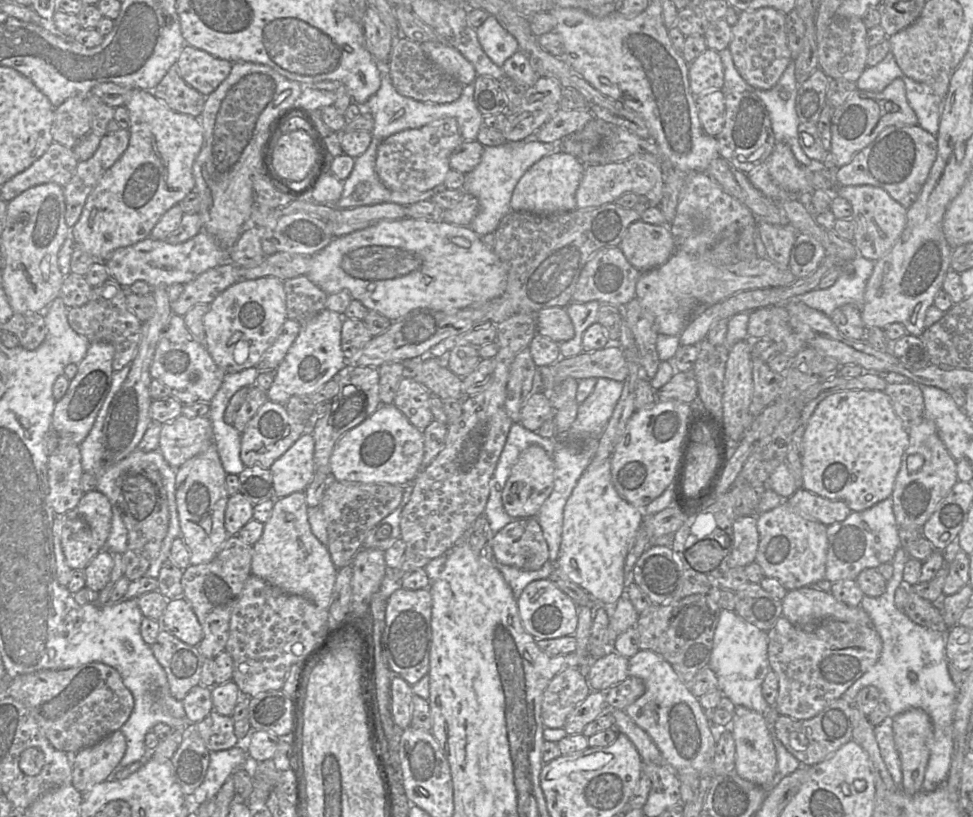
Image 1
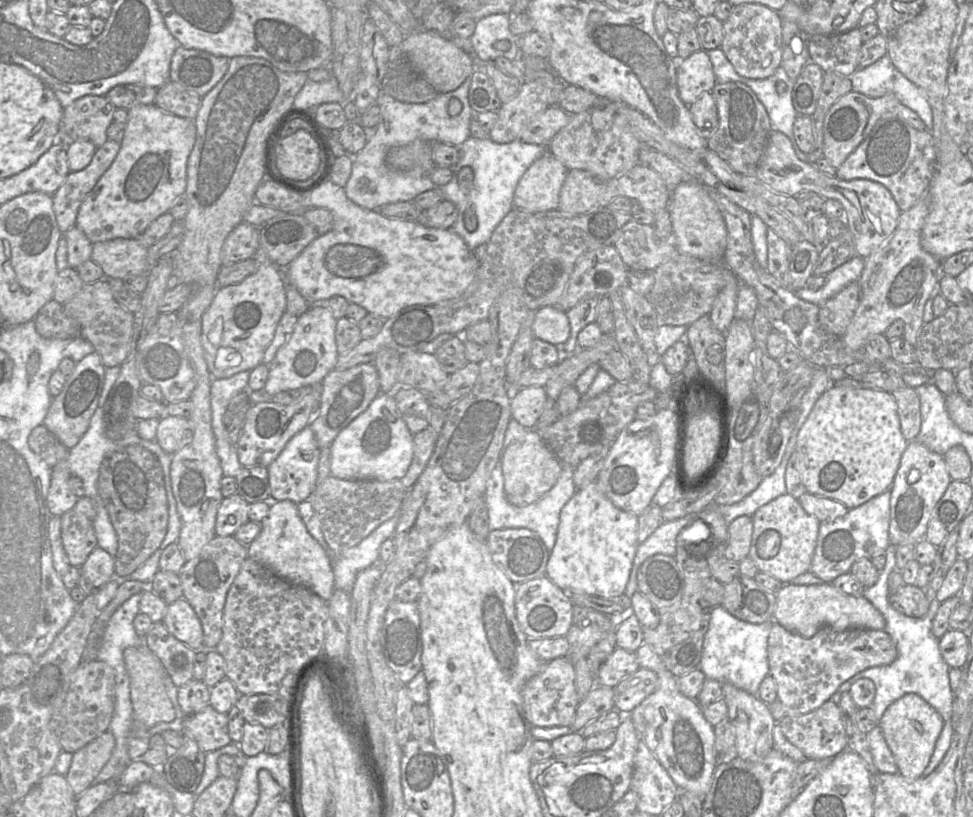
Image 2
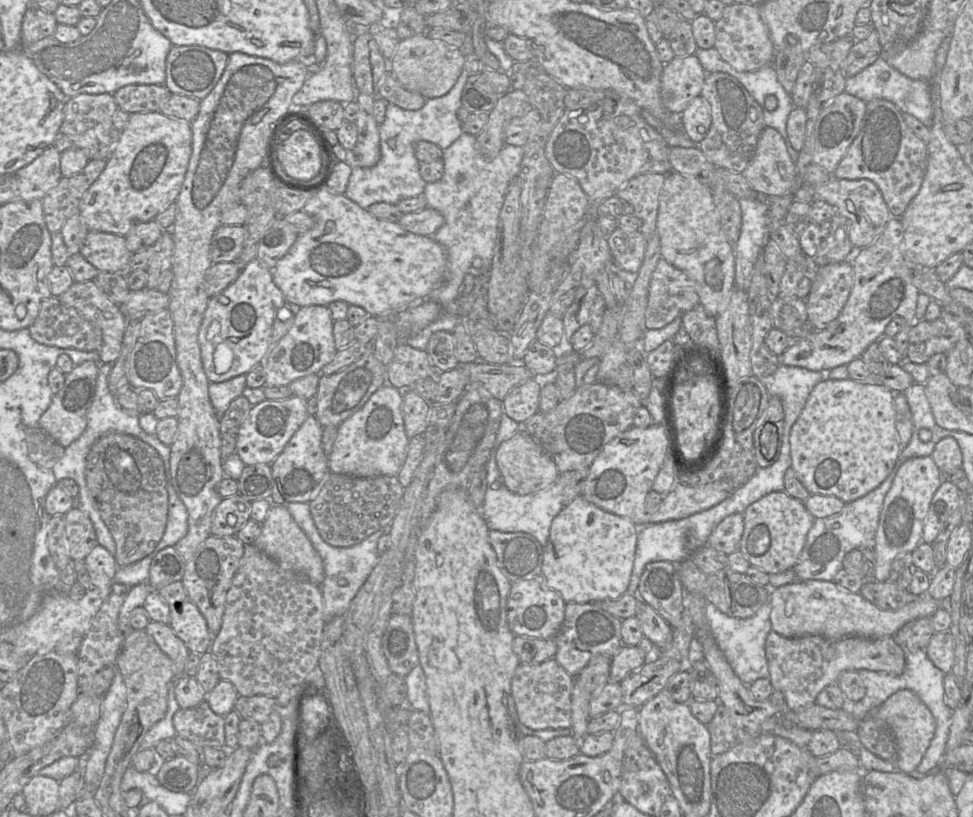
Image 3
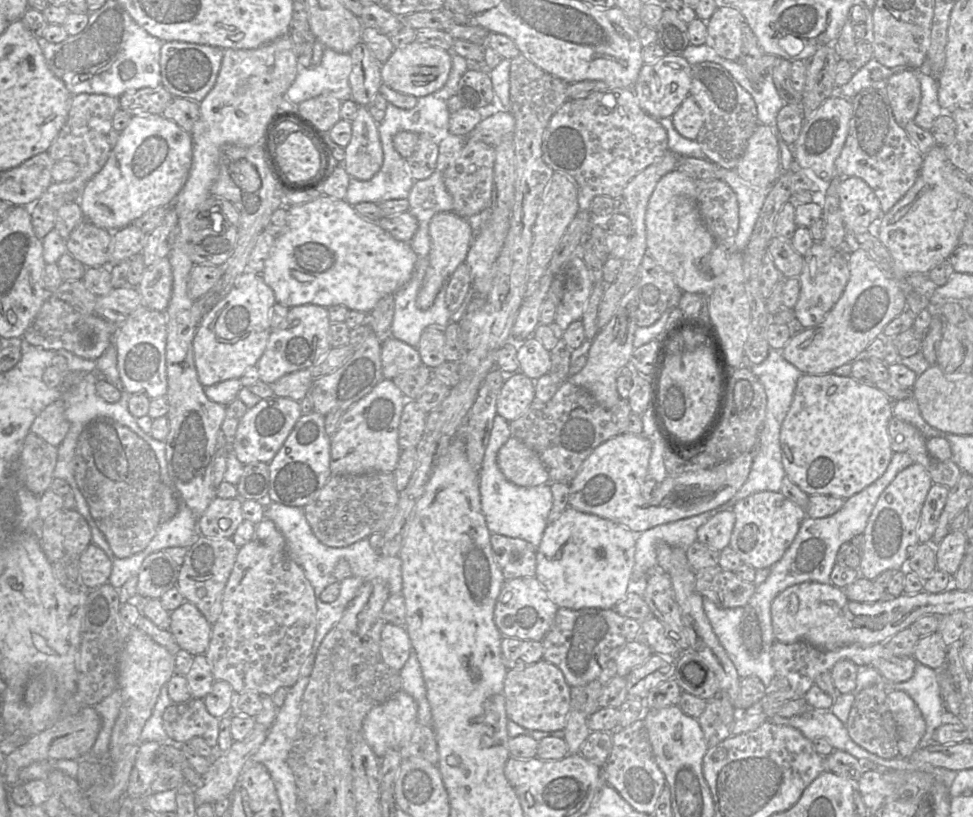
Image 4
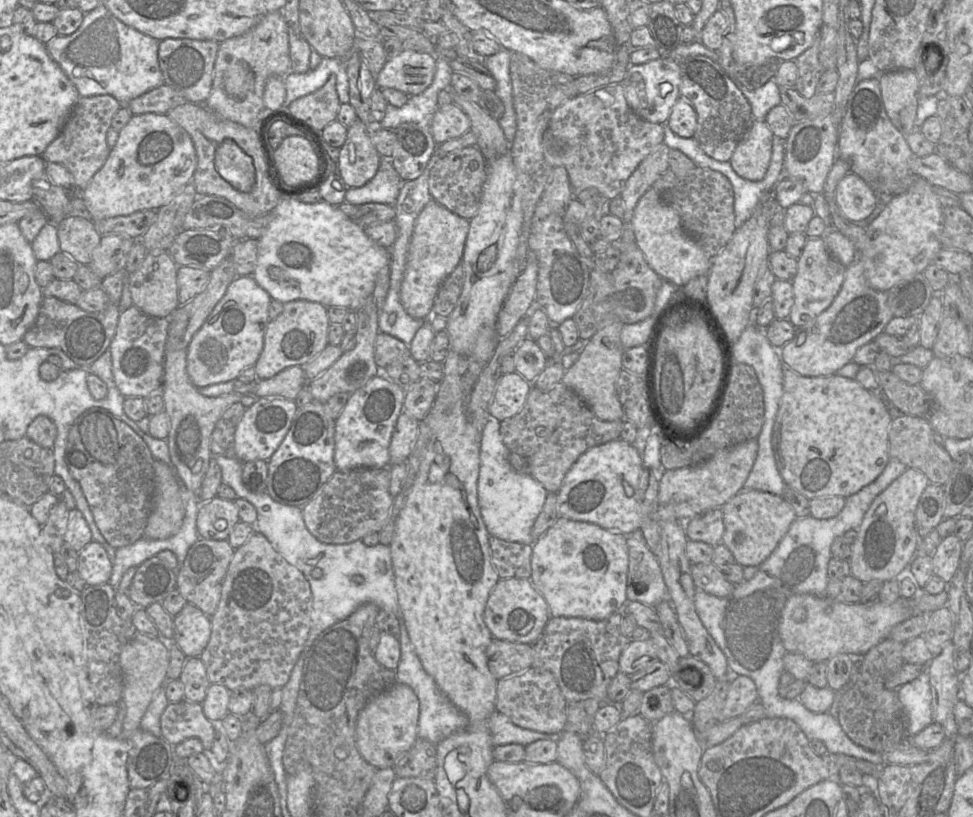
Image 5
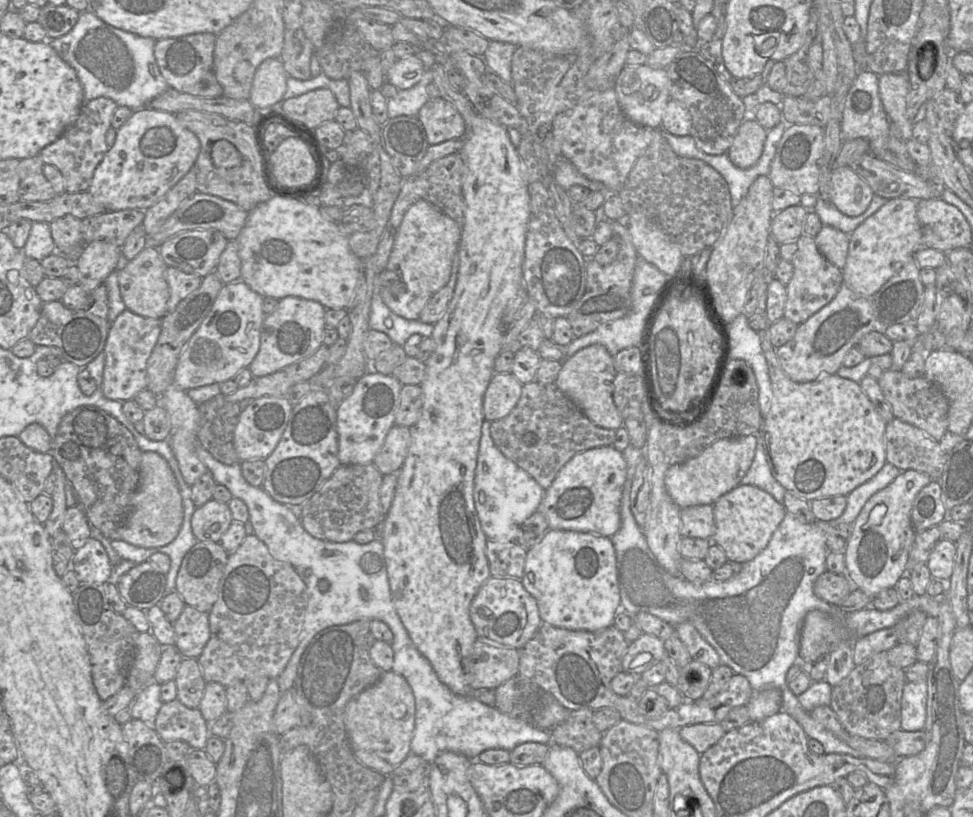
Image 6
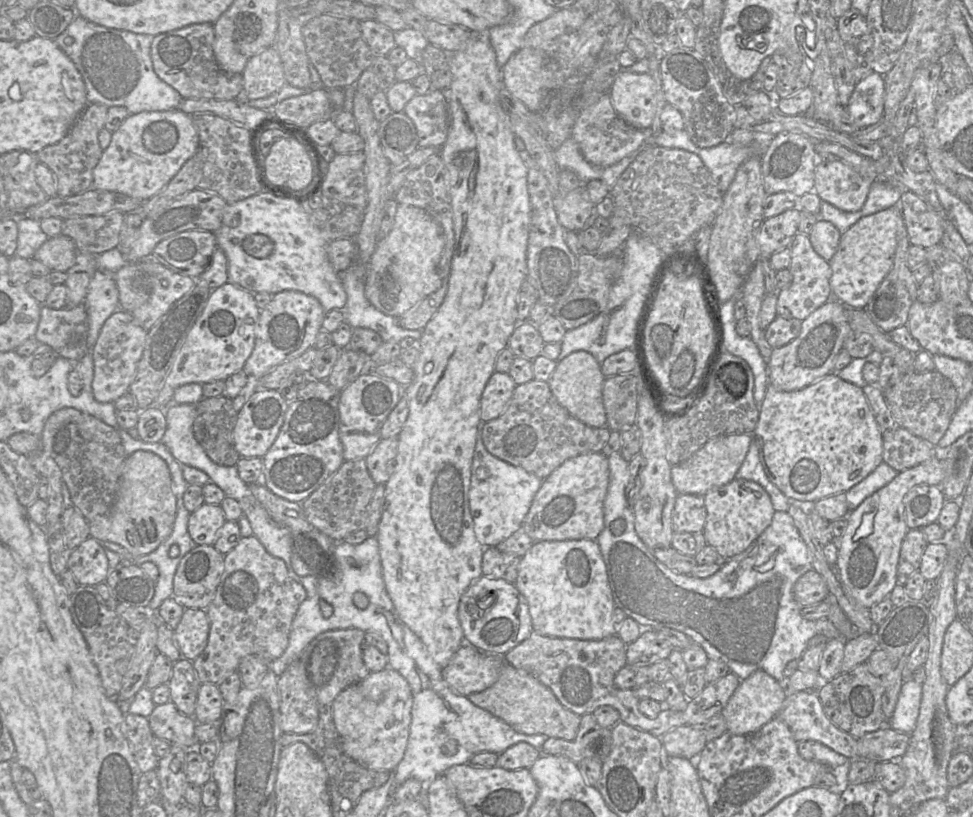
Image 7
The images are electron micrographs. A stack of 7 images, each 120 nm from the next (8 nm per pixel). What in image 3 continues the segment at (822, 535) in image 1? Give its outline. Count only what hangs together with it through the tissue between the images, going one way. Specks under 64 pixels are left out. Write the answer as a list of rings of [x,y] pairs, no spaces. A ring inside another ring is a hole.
[[[775,491],[750,504],[743,512],[743,516],[744,531],[739,543],[739,551],[750,565],[768,574],[793,569],[815,519],[804,503],[785,491]]]

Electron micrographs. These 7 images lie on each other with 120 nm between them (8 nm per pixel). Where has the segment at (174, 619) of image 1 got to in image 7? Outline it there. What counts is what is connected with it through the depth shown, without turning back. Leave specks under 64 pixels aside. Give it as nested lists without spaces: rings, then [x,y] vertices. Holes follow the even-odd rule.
[[[186,608],[173,632],[181,658],[195,660],[208,643],[209,620],[206,610]]]

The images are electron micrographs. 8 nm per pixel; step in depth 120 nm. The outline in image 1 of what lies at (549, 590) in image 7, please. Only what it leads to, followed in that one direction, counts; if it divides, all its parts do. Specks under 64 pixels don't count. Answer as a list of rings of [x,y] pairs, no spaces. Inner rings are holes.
[[[593,458],[566,502],[560,550],[557,560],[552,562],[574,583],[593,595],[599,603],[615,604],[624,591],[625,560],[643,520],[643,510],[627,502],[615,489],[610,458]]]

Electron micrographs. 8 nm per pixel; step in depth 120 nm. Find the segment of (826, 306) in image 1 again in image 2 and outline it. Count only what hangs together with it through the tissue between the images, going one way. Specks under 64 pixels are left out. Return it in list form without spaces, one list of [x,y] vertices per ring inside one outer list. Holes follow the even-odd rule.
[[[853,257],[841,266],[825,275],[825,283],[818,290],[802,287],[794,291],[795,295],[818,306],[835,296],[852,282],[858,282],[864,269],[864,259]]]

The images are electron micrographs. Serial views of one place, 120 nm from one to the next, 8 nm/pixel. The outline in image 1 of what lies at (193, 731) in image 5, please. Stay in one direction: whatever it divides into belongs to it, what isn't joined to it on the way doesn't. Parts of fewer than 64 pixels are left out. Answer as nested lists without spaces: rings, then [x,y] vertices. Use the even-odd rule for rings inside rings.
[[[213,709],[196,725],[209,751],[227,750],[239,743],[239,739],[234,733],[232,716],[221,715]]]

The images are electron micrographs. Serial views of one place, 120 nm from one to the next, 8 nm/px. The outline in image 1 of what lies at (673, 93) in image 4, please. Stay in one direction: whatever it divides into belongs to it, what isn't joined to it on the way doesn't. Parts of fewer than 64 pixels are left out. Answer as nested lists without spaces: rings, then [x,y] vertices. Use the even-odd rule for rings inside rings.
[[[706,49],[689,64],[689,81],[691,92],[697,97],[705,92],[722,89],[724,85],[724,68],[719,53]]]

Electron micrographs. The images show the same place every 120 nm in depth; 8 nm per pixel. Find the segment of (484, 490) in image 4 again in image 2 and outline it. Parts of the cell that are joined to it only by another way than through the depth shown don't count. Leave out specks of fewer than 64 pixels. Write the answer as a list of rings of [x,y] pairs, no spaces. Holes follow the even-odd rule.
[[[513,417],[508,423],[504,436],[504,443],[500,450],[499,459],[492,470],[490,478],[487,481],[485,503],[488,509],[489,529],[492,531],[501,528],[529,528],[535,531],[541,537],[547,549],[551,551],[557,539],[561,510],[577,491],[577,487],[573,481],[575,467],[568,464],[562,464],[562,469],[555,485],[537,501],[523,507],[511,504],[506,499],[504,492],[504,476],[502,471],[503,454],[511,443],[523,437],[528,430],[528,428],[522,426],[517,420],[513,419]]]

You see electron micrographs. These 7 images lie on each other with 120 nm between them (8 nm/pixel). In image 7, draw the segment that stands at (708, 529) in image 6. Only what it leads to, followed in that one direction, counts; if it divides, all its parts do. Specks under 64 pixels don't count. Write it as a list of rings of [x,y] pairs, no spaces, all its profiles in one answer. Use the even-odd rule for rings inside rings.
[[[678,494],[672,514],[674,533],[703,532],[706,515],[704,496]]]

